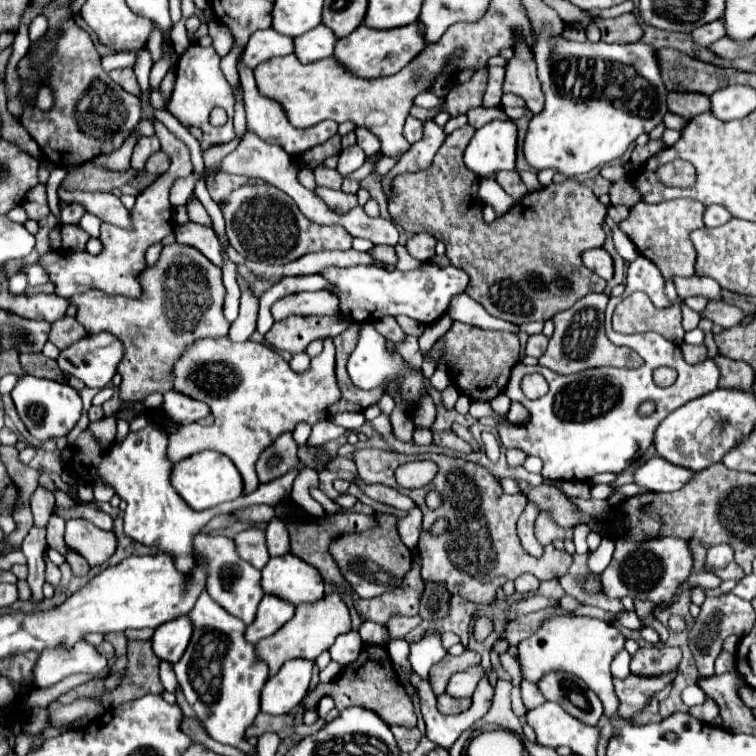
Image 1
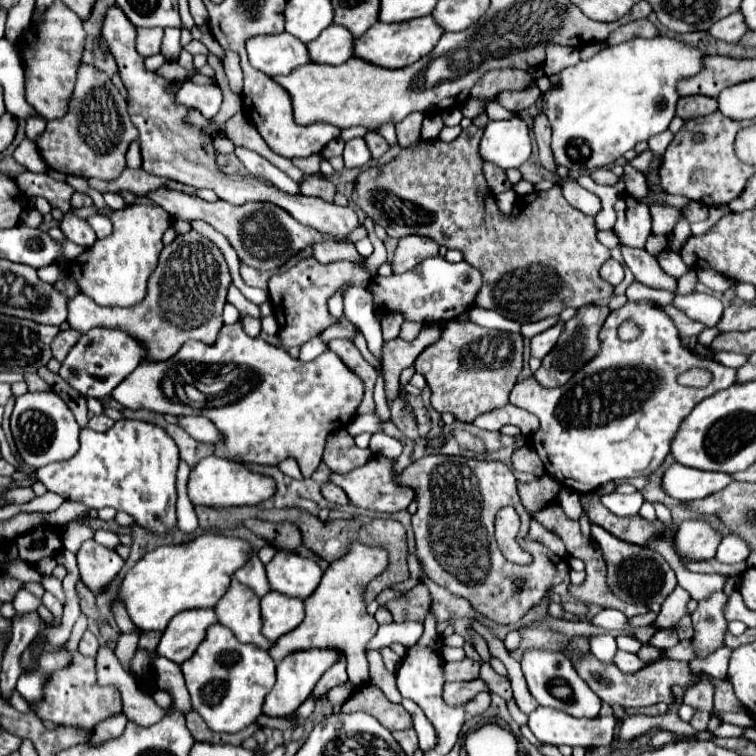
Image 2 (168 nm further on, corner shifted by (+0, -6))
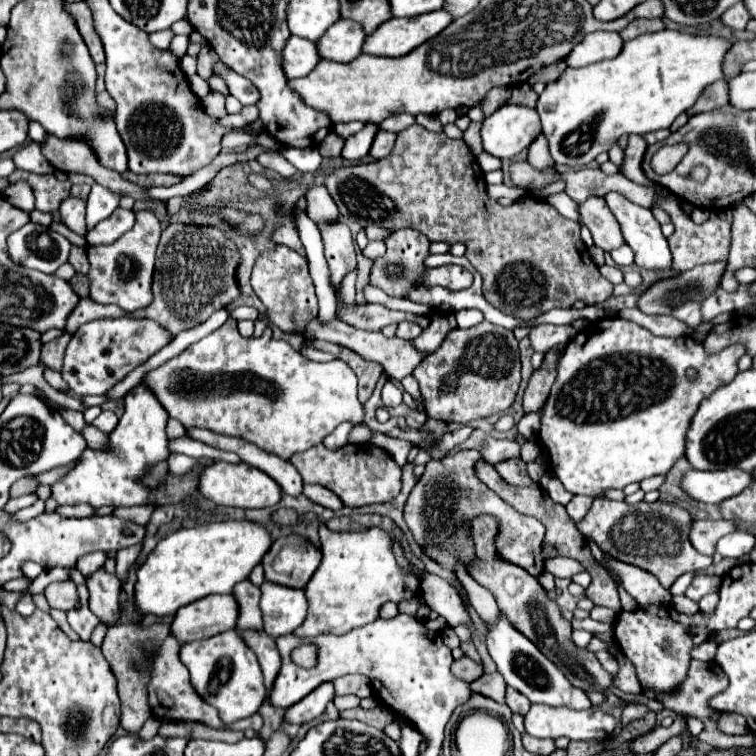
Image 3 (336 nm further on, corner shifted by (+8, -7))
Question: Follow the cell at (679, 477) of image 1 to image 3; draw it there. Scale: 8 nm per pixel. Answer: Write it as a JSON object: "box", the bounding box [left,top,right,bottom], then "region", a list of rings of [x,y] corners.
{"box":[682,469,754,503],"region":[[[724,469],[724,471],[688,471],[682,479],[682,489],[696,501],[704,503],[722,503],[728,497],[742,493],[748,485],[754,483],[752,473],[742,469]]]}

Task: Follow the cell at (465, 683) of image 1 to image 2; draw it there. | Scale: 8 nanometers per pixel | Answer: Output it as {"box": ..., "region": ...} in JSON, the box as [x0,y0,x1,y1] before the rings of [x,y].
{"box":[478,664,510,700],"region":[[[482,664],[482,668],[480,668],[480,676],[478,676],[488,688],[490,688],[490,692],[494,692],[494,694],[500,694],[502,698],[506,698],[506,700],[510,700],[510,684],[506,682],[506,678],[502,678],[500,674],[496,674],[494,672],[494,668],[490,666],[490,664]]]}

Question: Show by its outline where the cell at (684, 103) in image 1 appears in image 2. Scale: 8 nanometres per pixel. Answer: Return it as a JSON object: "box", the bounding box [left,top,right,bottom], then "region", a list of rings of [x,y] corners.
{"box":[676,96,718,120],"region":[[[686,96],[686,98],[680,98],[678,100],[676,116],[680,116],[682,120],[690,120],[690,118],[712,114],[716,110],[718,110],[716,98],[708,98],[708,96]]]}

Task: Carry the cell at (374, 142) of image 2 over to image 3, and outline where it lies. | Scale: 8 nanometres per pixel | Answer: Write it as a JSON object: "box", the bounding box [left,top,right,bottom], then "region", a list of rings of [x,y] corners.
{"box":[370,131,396,159],"region":[[[378,131],[374,143],[372,143],[372,149],[370,149],[370,155],[374,159],[382,159],[382,157],[388,157],[390,155],[390,149],[394,149],[394,141],[396,141],[396,135],[390,133],[390,131]]]}

